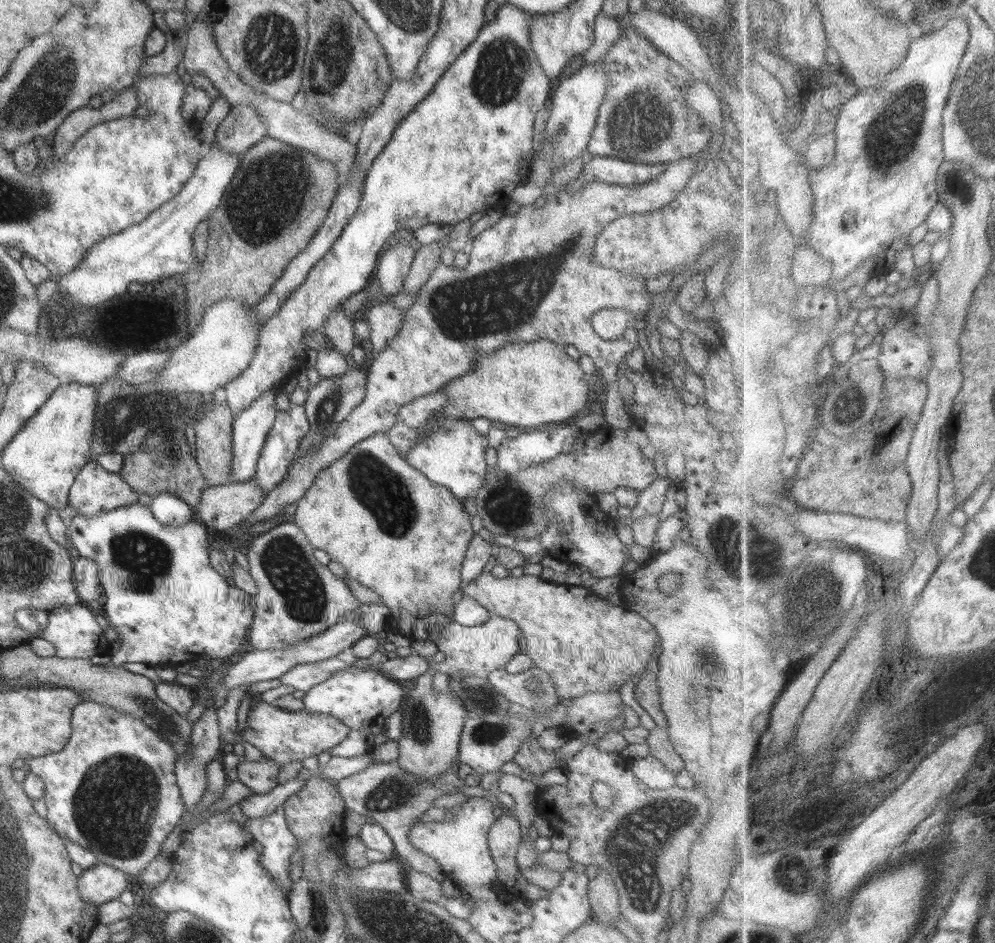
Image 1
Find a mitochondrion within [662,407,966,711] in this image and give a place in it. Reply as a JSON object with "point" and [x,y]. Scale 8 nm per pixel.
{"point":[823,581]}

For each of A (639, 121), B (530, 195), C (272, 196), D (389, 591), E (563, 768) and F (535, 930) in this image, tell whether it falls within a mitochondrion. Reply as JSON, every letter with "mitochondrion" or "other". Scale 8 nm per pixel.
{"A":"mitochondrion","B":"other","C":"mitochondrion","D":"other","E":"other","F":"other"}

